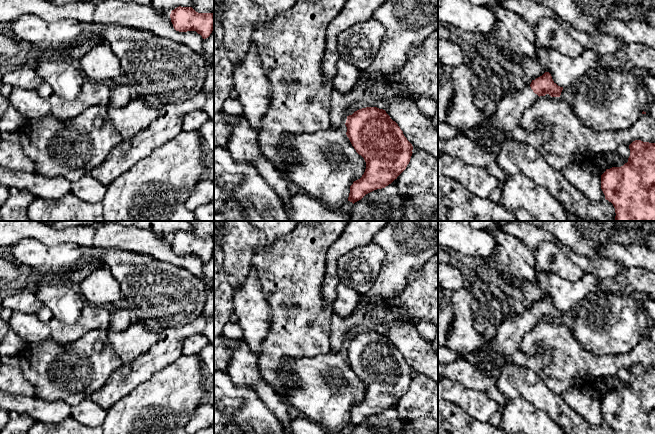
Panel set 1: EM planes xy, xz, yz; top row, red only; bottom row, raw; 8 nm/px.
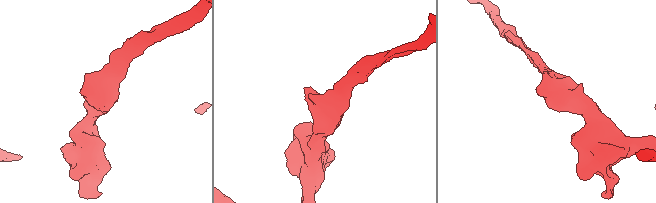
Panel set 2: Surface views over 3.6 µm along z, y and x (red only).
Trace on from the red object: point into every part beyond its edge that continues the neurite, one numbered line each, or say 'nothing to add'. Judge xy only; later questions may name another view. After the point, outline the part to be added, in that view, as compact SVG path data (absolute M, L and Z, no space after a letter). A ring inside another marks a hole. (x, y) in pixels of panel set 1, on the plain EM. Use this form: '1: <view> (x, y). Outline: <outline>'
nothing to add

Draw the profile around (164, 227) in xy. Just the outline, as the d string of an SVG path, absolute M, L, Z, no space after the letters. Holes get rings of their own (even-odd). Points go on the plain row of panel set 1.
M97 221L97 224L120 224L123 226L135 226L165 235L172 235L179 230L192 231L192 225L189 221Z

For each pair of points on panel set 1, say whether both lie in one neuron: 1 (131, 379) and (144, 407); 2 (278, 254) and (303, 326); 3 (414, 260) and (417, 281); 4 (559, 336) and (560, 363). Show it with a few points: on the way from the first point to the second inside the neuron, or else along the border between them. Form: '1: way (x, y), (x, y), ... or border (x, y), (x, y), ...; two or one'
1: border (154, 374), (139, 383), (116, 402); two
2: way (290, 272), (292, 290), (301, 308); one
3: border (427, 261), (419, 269), (411, 272), (403, 290); two
4: way (560, 343), (560, 356); one

